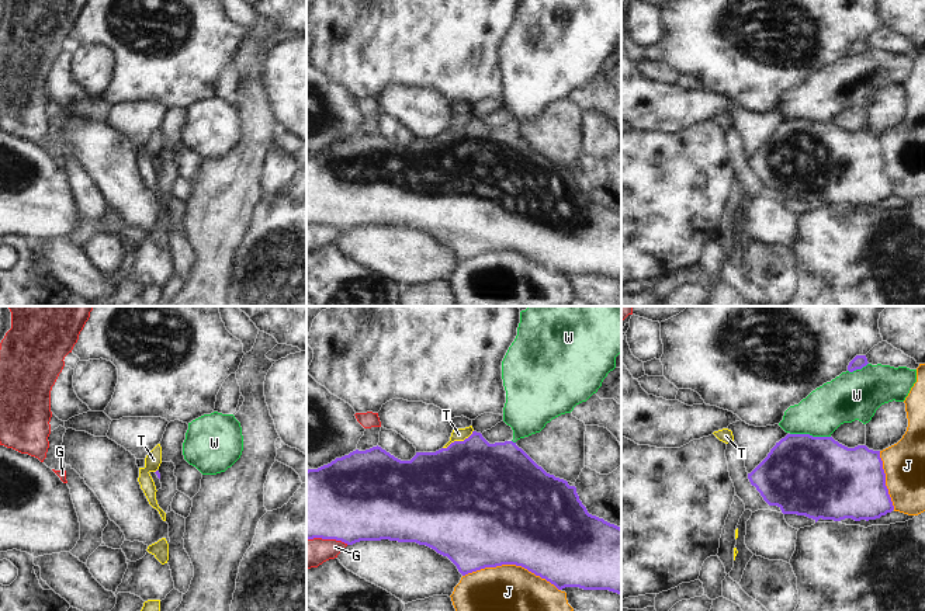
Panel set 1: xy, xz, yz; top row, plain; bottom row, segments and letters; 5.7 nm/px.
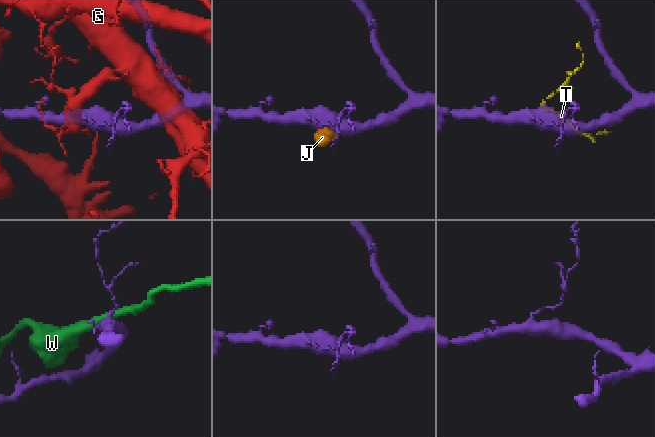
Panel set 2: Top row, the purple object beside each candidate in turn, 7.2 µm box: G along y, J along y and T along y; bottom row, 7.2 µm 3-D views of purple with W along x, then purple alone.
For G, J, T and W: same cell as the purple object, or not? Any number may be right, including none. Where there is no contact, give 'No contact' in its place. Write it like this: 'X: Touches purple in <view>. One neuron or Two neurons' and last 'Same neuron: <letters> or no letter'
G: Touches purple in xz. Two neurons
J: Touches purple in xz. Two neurons
T: Touches purple in xz. Two neurons
W: Touches purple in yz. Two neurons
Same neuron: no letter

